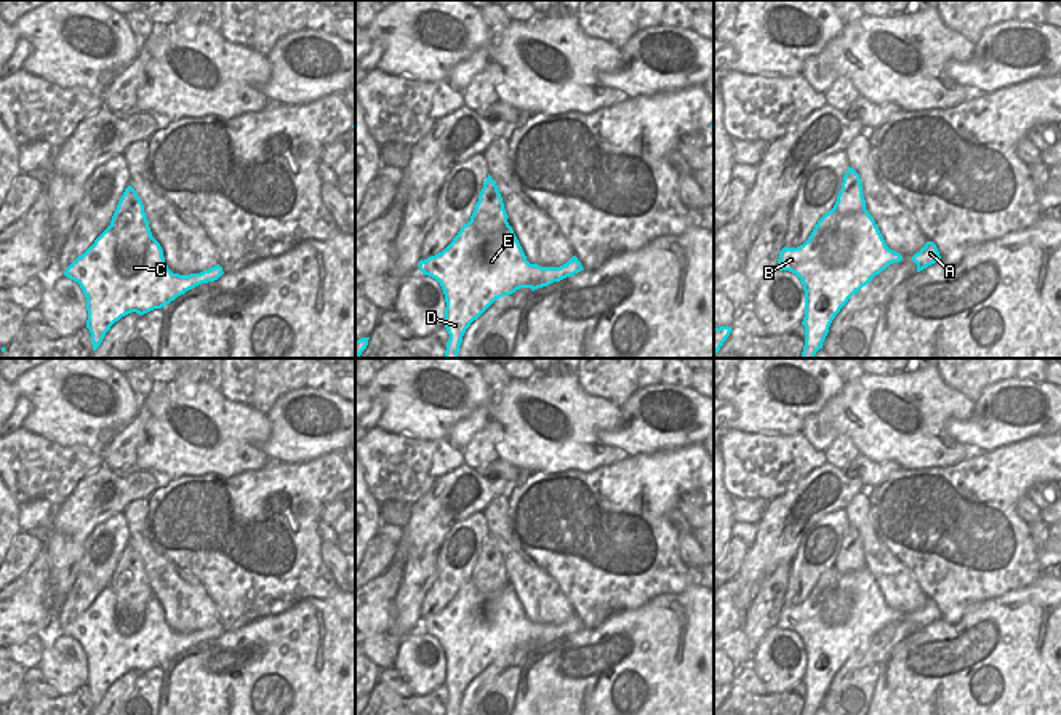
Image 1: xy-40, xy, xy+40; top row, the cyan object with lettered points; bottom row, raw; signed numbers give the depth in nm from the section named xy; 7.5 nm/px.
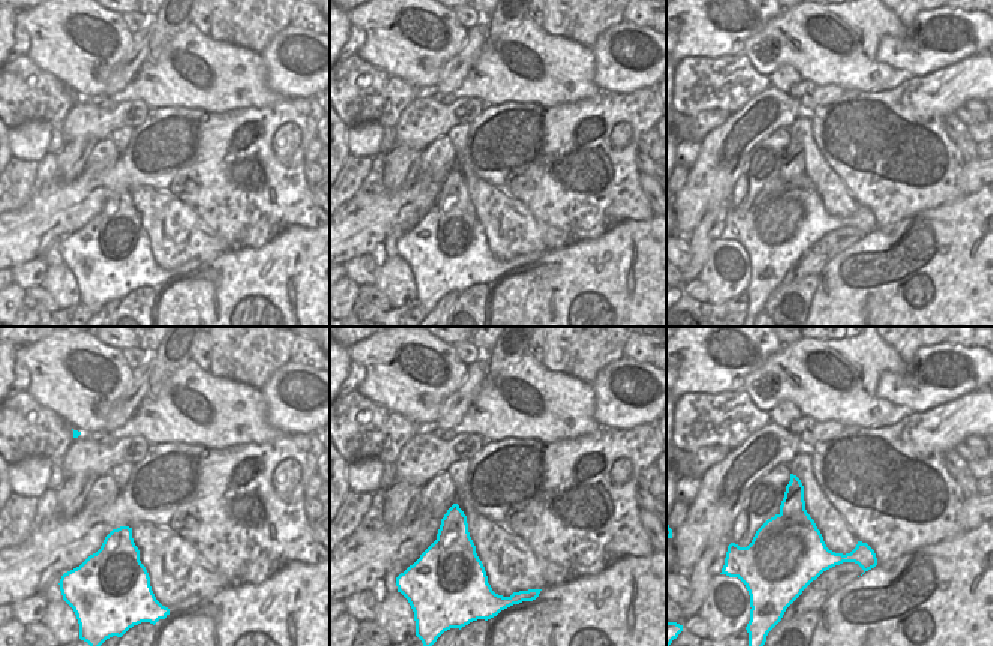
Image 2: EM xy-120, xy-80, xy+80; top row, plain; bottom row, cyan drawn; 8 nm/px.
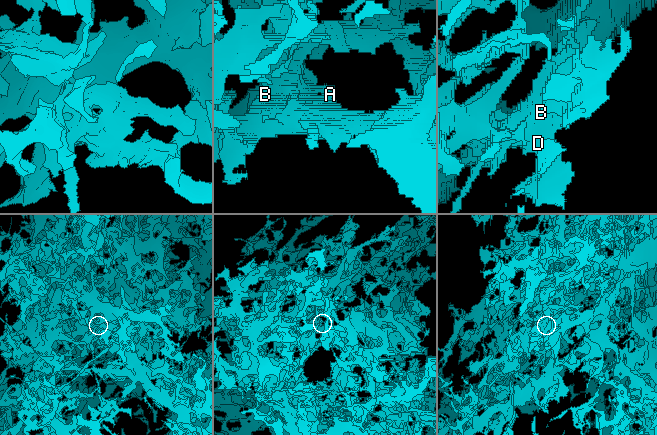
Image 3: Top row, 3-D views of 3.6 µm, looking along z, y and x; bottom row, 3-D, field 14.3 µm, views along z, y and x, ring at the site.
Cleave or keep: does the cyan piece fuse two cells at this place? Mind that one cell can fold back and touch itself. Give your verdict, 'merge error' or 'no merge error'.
merge error

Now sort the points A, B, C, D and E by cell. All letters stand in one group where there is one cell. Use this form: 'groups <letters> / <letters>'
groups A B D E / C

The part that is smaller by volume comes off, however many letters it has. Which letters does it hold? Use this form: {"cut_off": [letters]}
{"cut_off": ["C"]}

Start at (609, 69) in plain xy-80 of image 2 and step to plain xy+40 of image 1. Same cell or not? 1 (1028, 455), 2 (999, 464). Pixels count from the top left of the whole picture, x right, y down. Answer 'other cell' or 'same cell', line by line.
1: other cell
2: other cell

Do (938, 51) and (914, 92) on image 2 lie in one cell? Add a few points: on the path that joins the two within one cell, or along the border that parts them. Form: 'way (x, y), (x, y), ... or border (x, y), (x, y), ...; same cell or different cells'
border (956, 63), (914, 77); different cells

